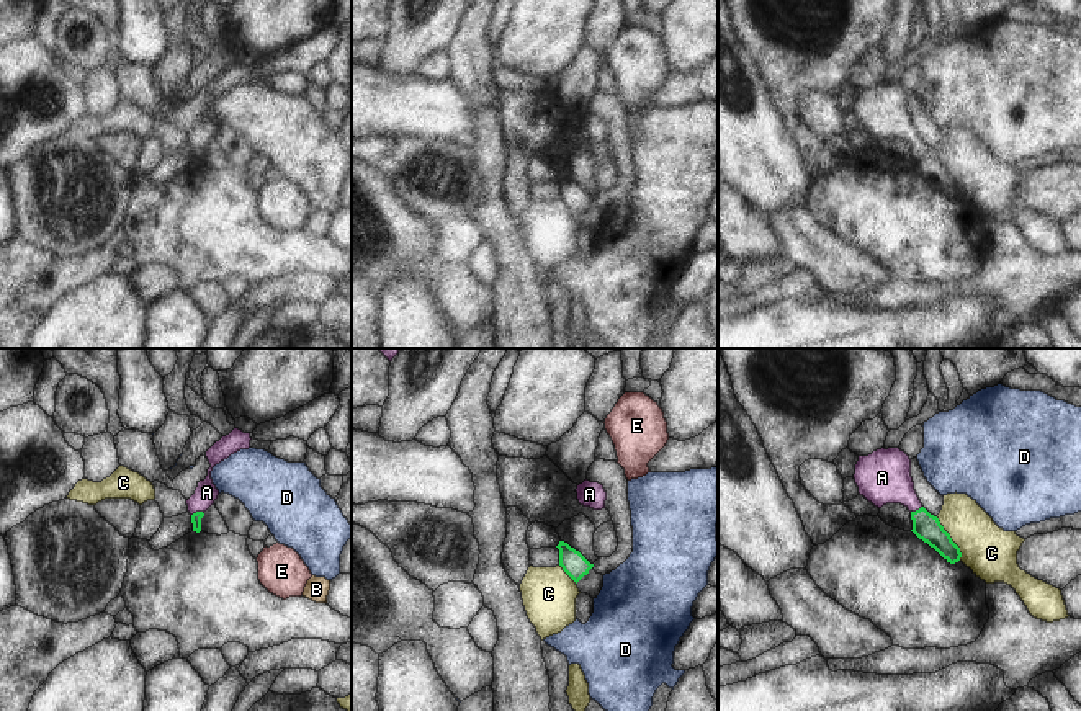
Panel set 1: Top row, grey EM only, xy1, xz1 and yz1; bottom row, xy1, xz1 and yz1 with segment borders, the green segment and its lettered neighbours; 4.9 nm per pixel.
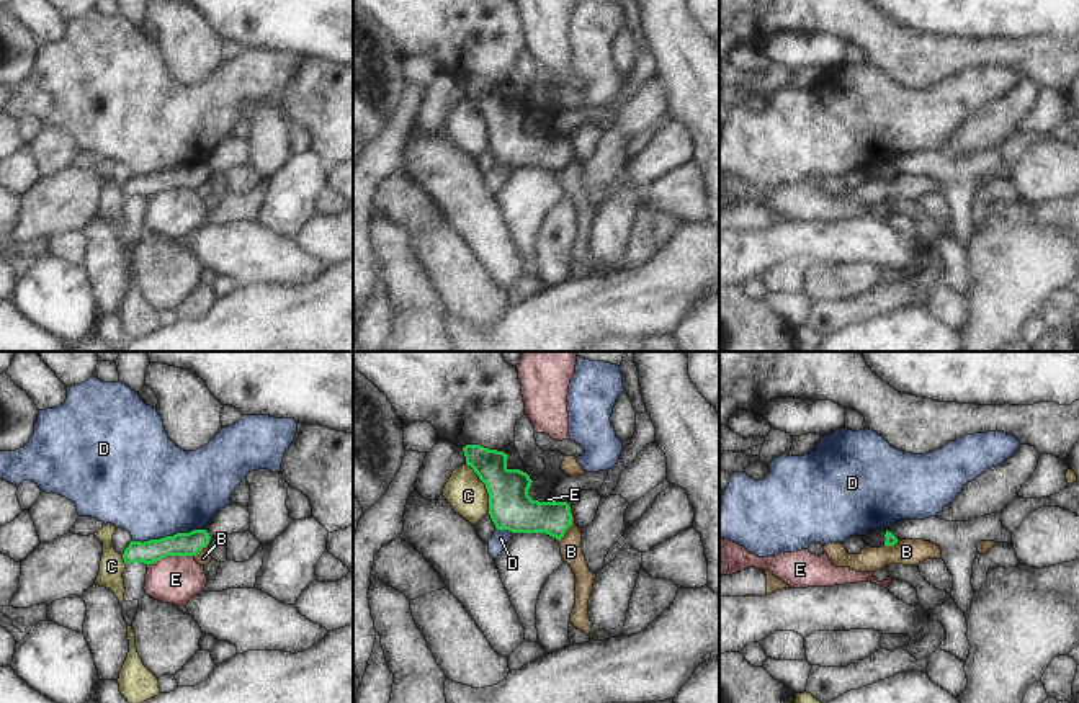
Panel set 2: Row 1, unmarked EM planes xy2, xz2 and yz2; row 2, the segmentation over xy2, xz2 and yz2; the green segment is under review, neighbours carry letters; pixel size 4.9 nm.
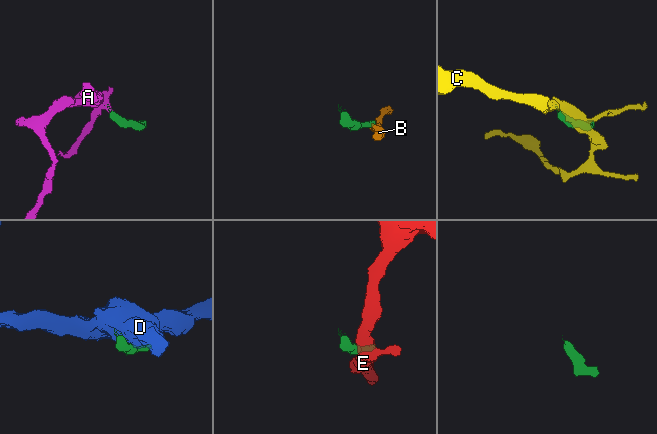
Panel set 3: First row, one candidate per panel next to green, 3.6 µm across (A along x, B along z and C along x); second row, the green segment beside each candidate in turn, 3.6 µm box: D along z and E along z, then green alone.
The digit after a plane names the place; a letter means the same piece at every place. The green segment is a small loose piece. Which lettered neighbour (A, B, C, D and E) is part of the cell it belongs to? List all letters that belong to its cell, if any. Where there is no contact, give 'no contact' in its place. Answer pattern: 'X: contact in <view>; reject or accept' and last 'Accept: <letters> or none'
A: contact in xy1; accept
B: contact in xz2; reject
C: contact in xz2; reject
D: contact in xy2; reject
E: contact in xy2; reject
Accept: A

